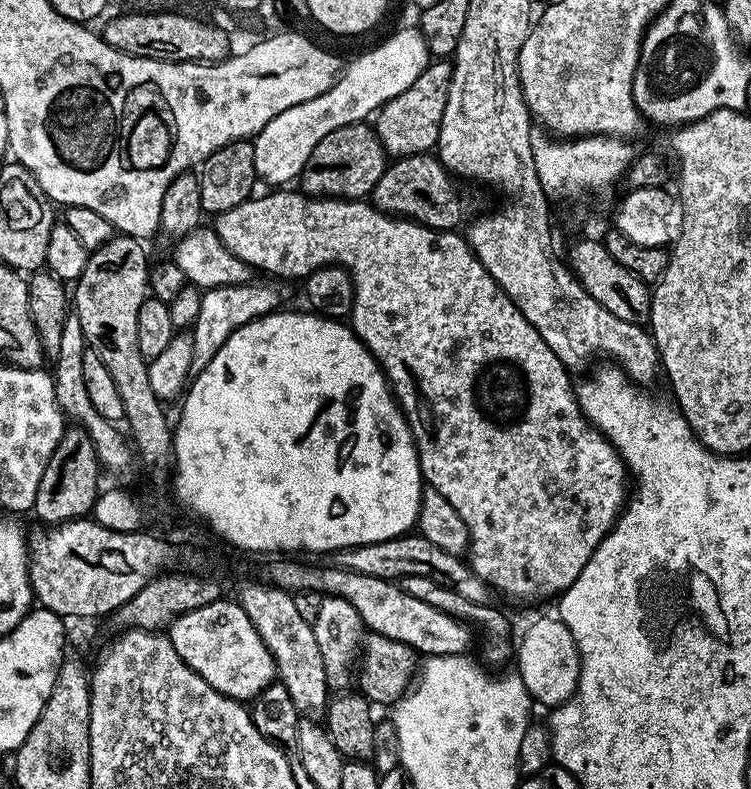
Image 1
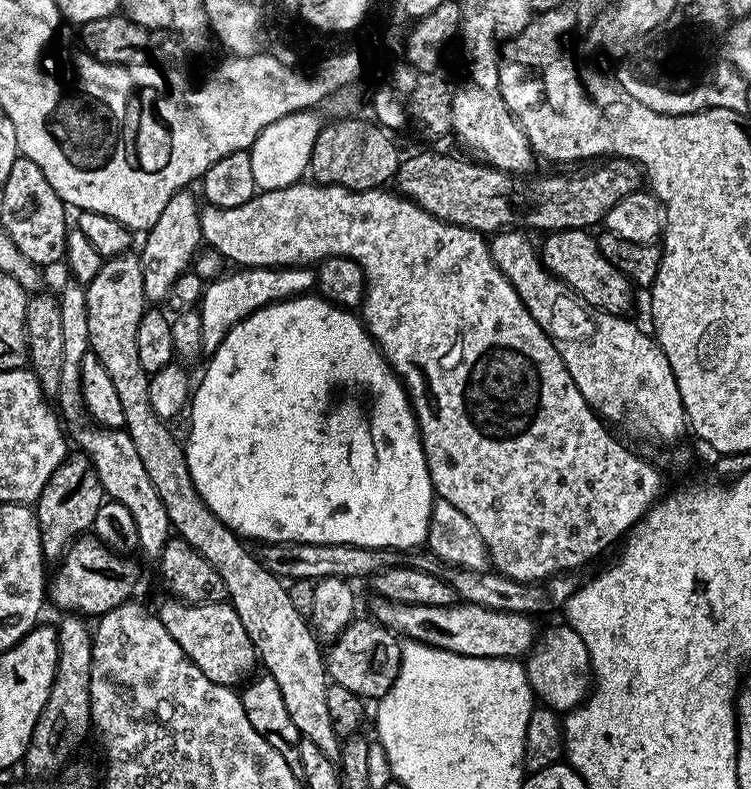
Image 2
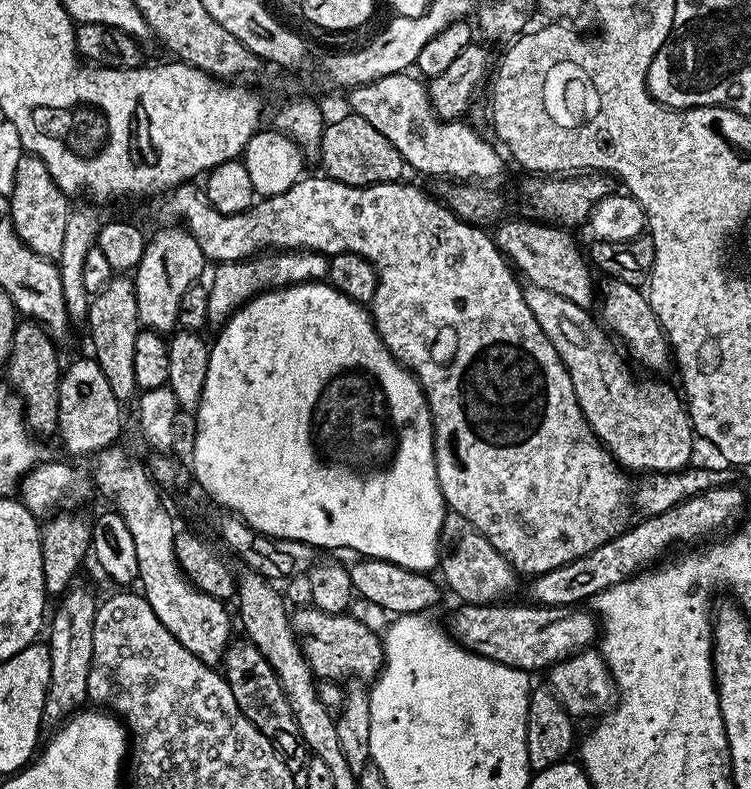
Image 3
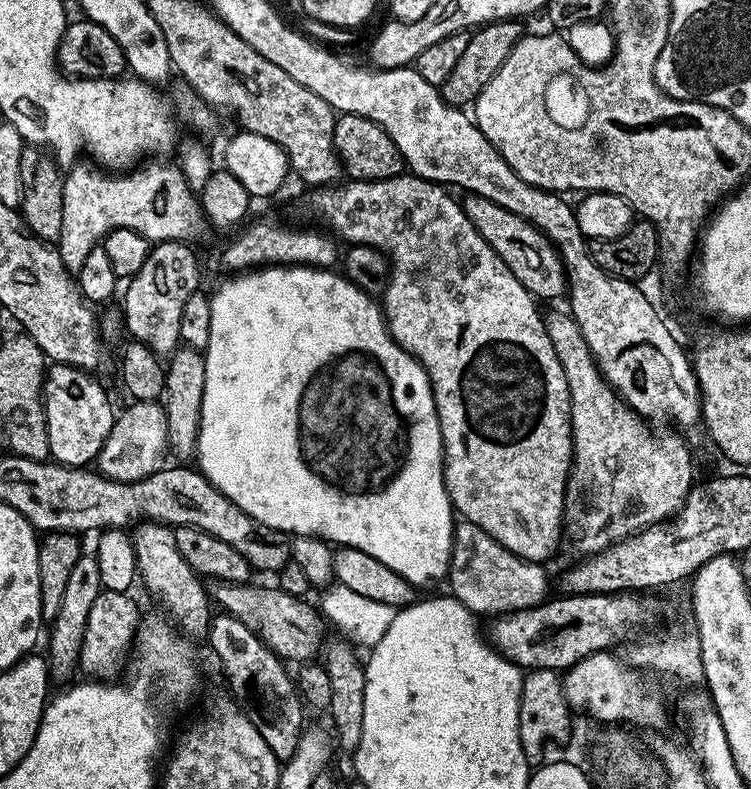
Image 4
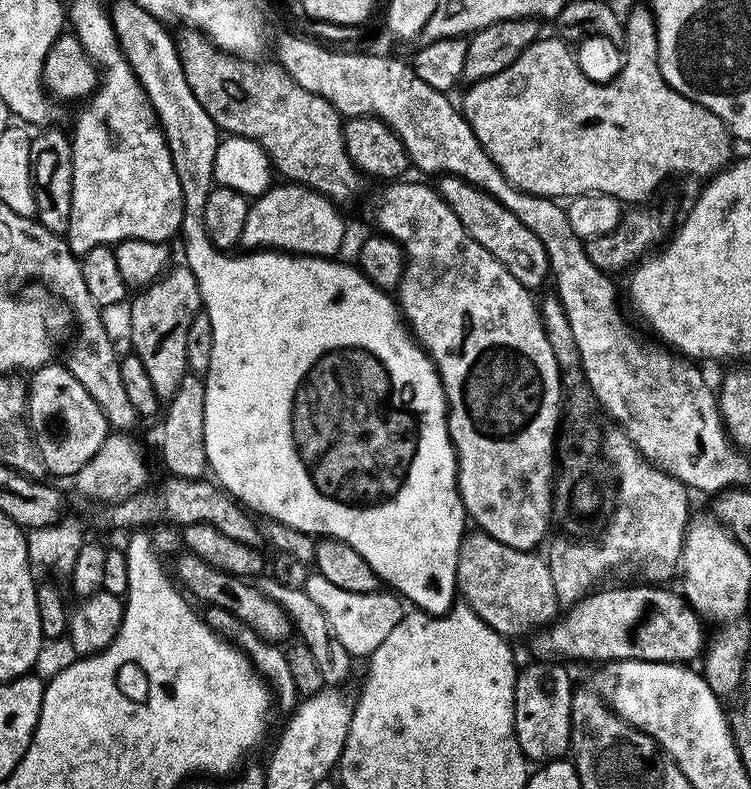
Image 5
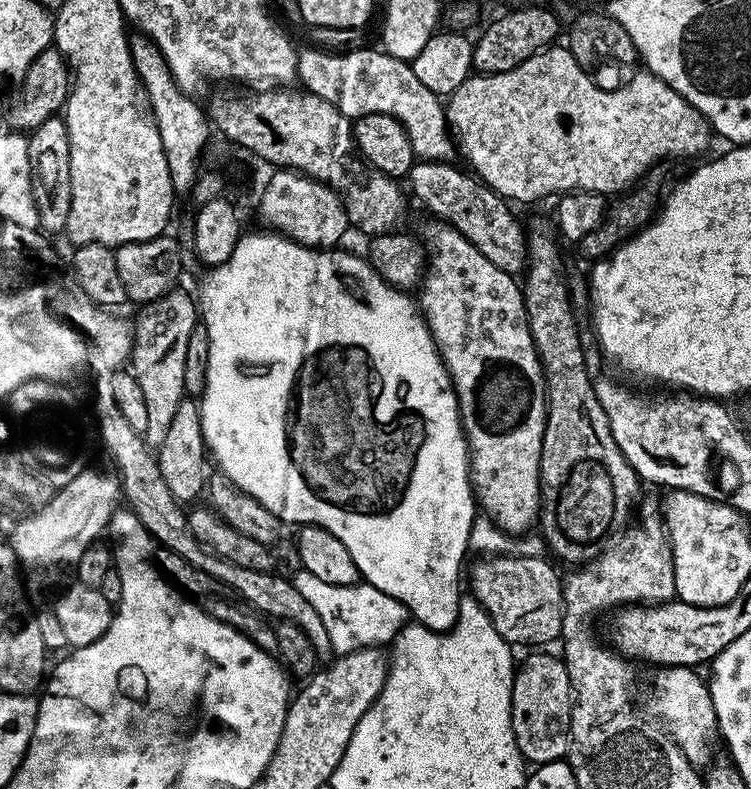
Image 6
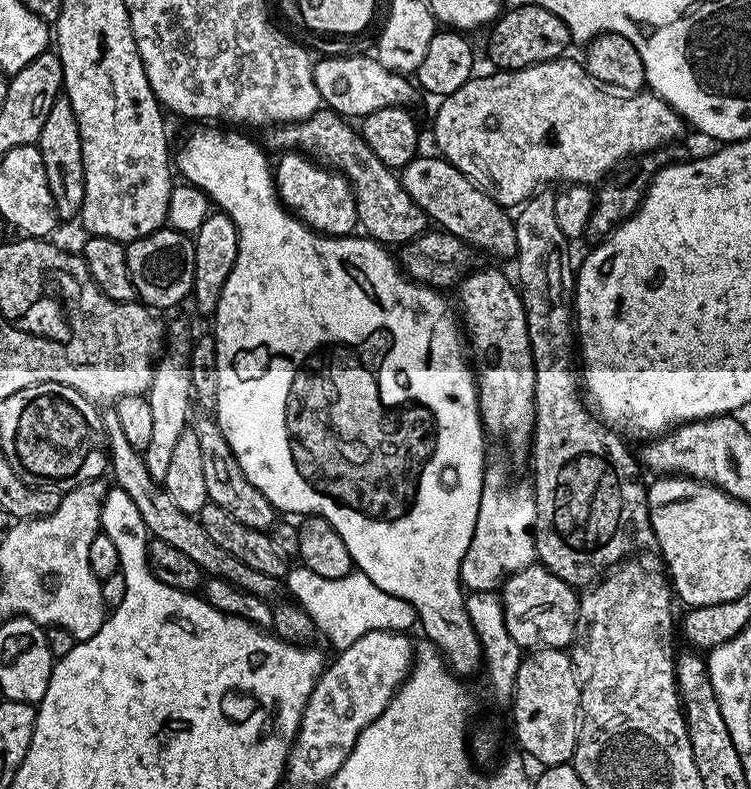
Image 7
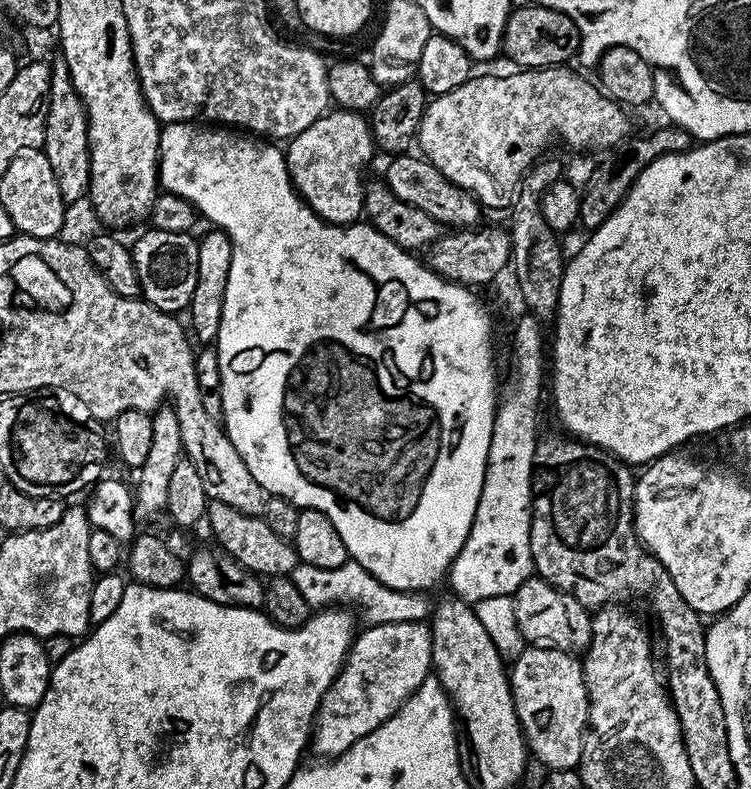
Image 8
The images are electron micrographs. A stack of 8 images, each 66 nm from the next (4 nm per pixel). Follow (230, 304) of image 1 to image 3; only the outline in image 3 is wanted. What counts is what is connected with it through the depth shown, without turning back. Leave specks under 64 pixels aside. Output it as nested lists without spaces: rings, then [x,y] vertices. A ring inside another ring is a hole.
[[[264,250],[244,260],[225,260],[215,265],[216,273],[208,289],[208,319],[216,326],[236,309],[259,296],[261,292],[271,292],[273,288],[289,288],[291,284],[318,284],[328,279],[328,257],[323,252],[303,250]]]

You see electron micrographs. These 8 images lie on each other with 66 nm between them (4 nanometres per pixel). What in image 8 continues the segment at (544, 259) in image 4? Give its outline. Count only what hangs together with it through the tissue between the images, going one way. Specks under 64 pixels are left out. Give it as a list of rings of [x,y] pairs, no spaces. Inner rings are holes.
[[[396,154],[391,157],[388,169],[382,173],[382,179],[402,202],[414,206],[418,210],[426,210],[430,218],[434,218],[441,226],[447,226],[452,230],[468,230],[479,225],[482,205],[476,197],[462,190],[454,182],[450,182],[440,173],[435,166],[425,160],[423,155]]]

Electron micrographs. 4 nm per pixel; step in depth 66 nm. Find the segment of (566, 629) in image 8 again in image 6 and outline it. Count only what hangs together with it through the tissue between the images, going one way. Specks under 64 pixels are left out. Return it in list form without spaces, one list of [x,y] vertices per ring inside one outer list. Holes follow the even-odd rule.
[[[507,554],[507,555],[493,555],[482,559],[475,566],[472,572],[472,580],[470,582],[472,588],[470,588],[471,593],[475,596],[476,600],[483,606],[490,617],[494,628],[498,630],[498,634],[502,635],[504,641],[506,641],[510,646],[517,646],[516,644],[536,644],[532,646],[548,646],[551,640],[559,641],[561,639],[560,631],[564,625],[564,585],[562,583],[561,573],[556,573],[550,565],[547,564],[547,559],[541,556],[530,557],[530,556],[520,556],[517,554]]]

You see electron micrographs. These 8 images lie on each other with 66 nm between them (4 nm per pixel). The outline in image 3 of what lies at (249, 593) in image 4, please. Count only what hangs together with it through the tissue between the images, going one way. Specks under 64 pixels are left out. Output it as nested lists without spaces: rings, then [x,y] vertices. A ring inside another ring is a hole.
[[[309,606],[295,609],[291,617],[296,641],[316,677],[331,678],[337,682],[345,678],[372,682],[379,676],[384,666],[384,641],[354,616],[323,612]]]

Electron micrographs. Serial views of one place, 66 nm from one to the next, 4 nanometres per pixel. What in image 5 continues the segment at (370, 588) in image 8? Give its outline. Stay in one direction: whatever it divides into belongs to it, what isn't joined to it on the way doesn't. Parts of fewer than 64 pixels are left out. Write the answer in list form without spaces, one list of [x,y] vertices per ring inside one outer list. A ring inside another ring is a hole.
[[[317,572],[309,573],[304,589],[310,598],[321,607],[323,614],[330,621],[334,634],[337,634],[342,641],[342,646],[354,658],[369,657],[406,614],[403,601],[393,593],[382,594],[383,592],[377,590],[366,594],[356,594],[354,591],[343,590],[340,586],[327,581]]]

